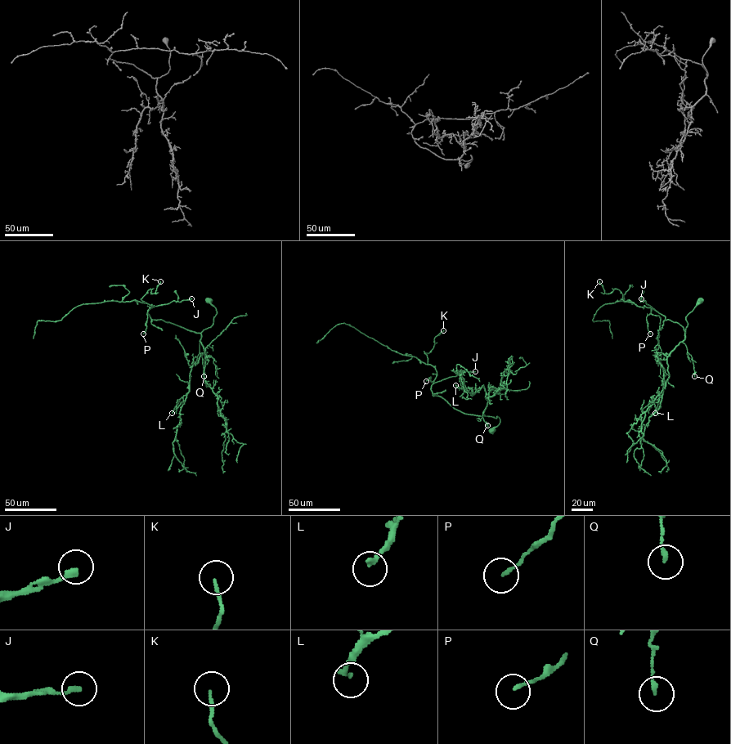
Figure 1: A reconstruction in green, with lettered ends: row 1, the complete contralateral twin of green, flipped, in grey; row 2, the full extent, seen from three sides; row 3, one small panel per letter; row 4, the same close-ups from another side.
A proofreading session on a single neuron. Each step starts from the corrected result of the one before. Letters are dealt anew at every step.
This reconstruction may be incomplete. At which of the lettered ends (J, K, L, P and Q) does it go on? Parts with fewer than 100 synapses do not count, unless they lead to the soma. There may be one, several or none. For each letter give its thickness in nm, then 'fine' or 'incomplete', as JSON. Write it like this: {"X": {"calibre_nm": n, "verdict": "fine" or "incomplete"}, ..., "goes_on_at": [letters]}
{"J": {"calibre_nm": 240, "verdict": "incomplete"}, "K": {"calibre_nm": 130, "verdict": "fine"}, "L": {"calibre_nm": 200, "verdict": "fine"}, "P": {"calibre_nm": 130, "verdict": "fine"}, "Q": {"calibre_nm": 170, "verdict": "fine"}, "goes_on_at": ["J"]}

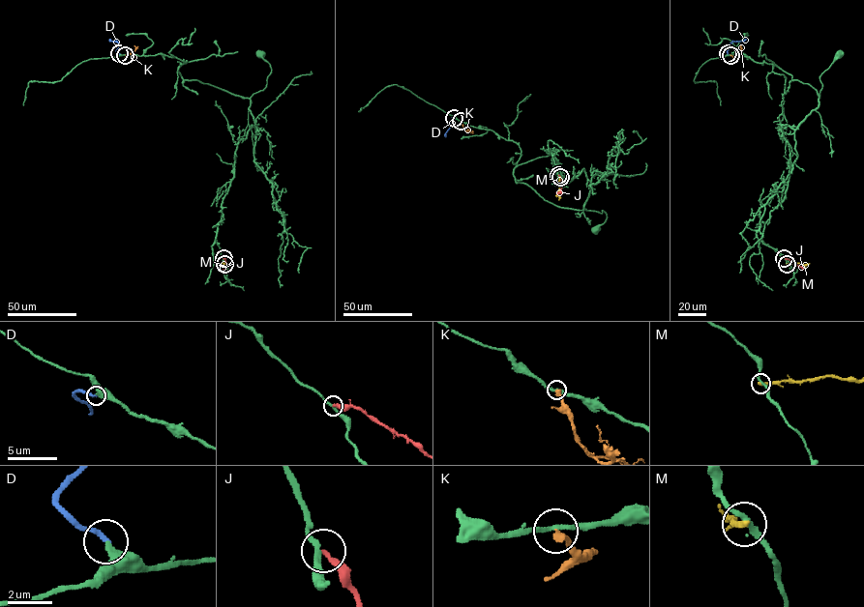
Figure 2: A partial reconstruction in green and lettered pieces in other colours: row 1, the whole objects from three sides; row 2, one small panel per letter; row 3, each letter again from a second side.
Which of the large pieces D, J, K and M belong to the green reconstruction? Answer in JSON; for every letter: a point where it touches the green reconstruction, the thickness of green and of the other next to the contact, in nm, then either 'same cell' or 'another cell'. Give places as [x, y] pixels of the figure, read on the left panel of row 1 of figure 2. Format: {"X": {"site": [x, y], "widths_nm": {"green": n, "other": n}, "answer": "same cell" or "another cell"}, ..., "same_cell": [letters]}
{"D": {"site": [119, 53], "widths_nm": {"green": 360, "other": 200}, "answer": "same cell"}, "J": {"site": [223, 258], "widths_nm": {"green": 220, "other": 280}, "answer": "another cell"}, "K": {"site": [125, 55], "widths_nm": {"green": 200, "other": 320}, "answer": "another cell"}, "M": {"site": [224, 264], "widths_nm": {"green": 200, "other": 260}, "answer": "another cell"}, "same_cell": ["D"]}

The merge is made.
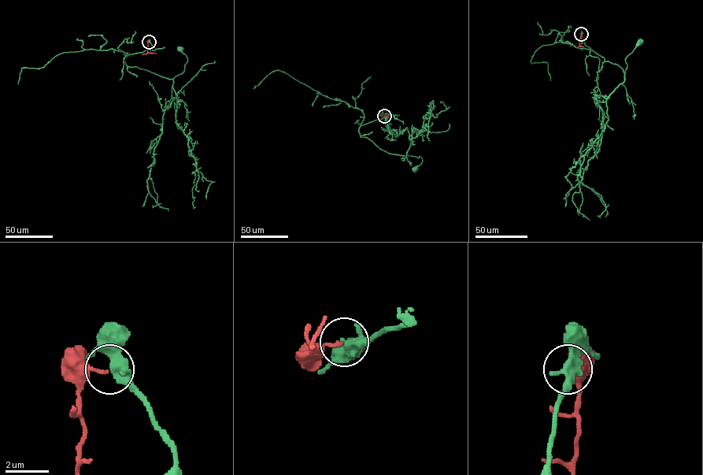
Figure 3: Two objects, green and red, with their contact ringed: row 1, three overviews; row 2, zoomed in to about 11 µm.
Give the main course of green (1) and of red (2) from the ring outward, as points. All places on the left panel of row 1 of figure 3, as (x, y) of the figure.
1: (149, 42), (151, 50), (124, 57), (127, 66), (137, 67), (172, 79), (183, 72), (187, 61), (180, 49)
2: (149, 42), (147, 52), (156, 53)

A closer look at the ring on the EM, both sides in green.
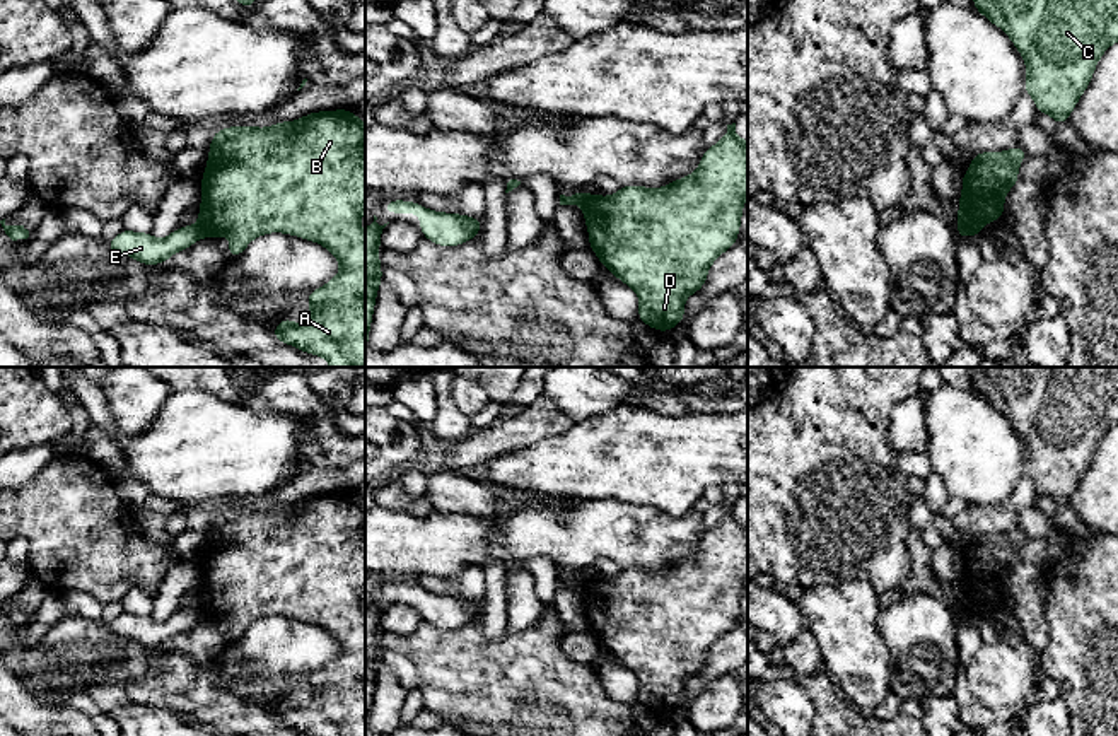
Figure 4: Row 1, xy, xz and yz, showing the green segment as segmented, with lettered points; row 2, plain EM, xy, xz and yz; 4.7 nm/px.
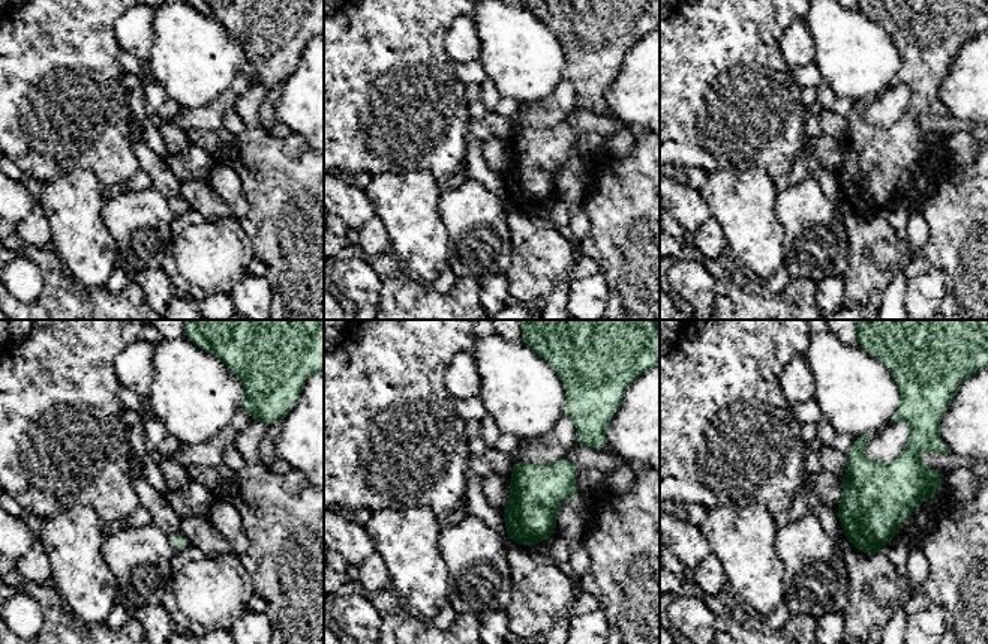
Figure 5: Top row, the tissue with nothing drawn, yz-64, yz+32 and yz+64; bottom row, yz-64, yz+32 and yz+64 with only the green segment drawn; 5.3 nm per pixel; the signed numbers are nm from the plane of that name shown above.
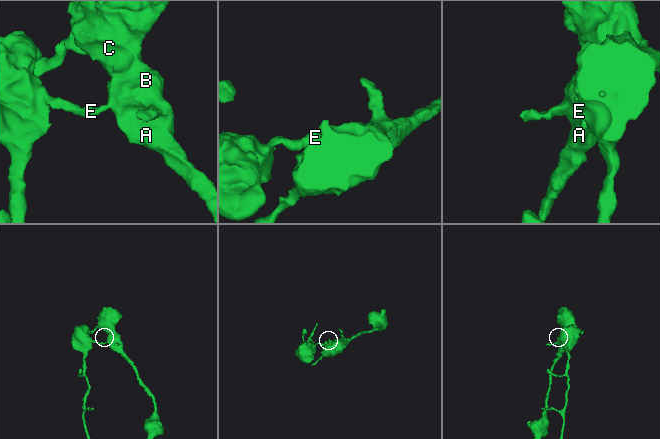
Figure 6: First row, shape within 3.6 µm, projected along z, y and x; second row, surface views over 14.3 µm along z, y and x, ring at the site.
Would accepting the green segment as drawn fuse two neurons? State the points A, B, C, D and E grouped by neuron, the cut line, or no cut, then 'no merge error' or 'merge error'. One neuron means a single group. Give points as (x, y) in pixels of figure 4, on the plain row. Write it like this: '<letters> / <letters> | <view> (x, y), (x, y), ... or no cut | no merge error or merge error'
A B C D / E | xz (586, 576), (581, 588) | merge error

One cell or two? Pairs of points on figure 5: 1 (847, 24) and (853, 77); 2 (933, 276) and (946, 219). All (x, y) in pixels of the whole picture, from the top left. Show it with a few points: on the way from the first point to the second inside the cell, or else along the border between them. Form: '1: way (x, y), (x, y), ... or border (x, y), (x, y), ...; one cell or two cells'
1: way (847, 38), (853, 63); one cell
2: border (934, 266), (945, 281), (942, 302); two cells

